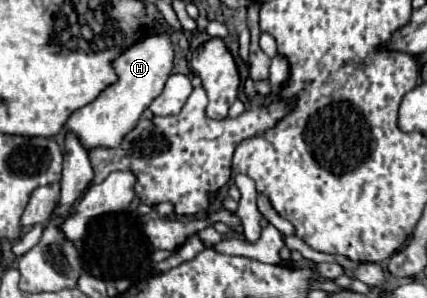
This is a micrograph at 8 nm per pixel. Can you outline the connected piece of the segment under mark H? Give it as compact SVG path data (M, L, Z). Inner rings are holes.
M157 25L153 33L143 37L119 59L115 59L113 67L119 75L119 81L101 91L101 95L93 103L71 113L65 125L67 131L73 131L73 135L77 135L79 143L87 151L91 151L93 147L119 147L125 135L139 123L143 111L151 105L151 101L161 95L163 85L173 69L173 47L169 35Z

